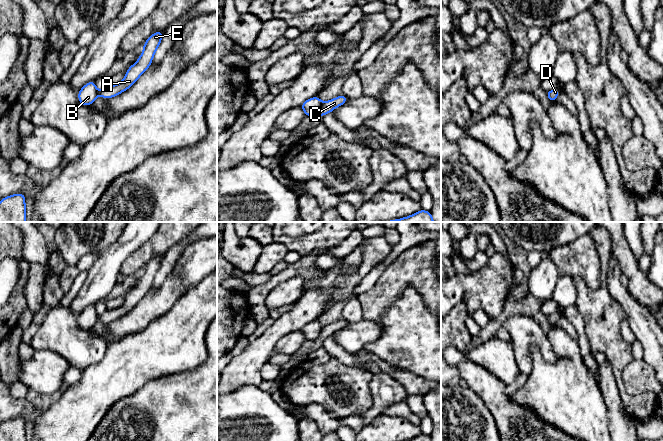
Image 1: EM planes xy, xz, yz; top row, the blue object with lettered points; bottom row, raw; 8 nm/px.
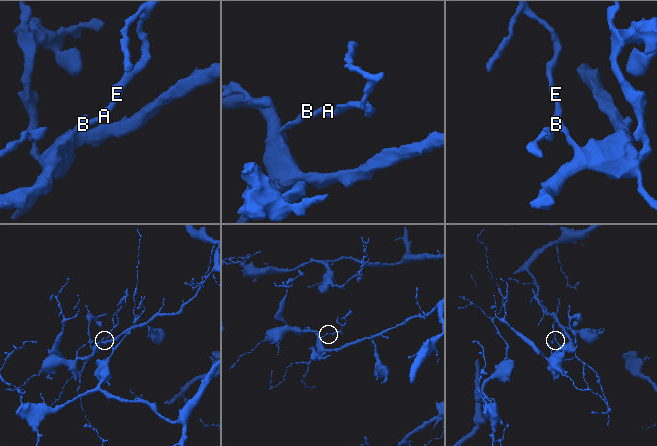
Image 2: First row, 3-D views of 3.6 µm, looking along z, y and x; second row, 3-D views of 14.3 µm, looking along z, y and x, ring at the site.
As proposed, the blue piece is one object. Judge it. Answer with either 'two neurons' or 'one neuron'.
two neurons

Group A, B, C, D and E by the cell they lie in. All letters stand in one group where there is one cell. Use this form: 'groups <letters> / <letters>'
groups A C D E / B

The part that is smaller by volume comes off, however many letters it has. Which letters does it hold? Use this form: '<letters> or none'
A, C, D, E

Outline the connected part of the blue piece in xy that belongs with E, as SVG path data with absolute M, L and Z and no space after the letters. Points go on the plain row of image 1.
M163 255L153 257L143 269L143 277L140 279L137 286L129 291L126 295L125 302L113 310L107 310L98 318L104 323L110 323L129 313L137 303L150 291L154 278L161 267Z

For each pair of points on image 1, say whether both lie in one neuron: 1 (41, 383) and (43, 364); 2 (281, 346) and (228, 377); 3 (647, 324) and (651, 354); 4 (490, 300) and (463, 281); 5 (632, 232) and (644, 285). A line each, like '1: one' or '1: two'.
1: one
2: two
3: one
4: one
5: two

